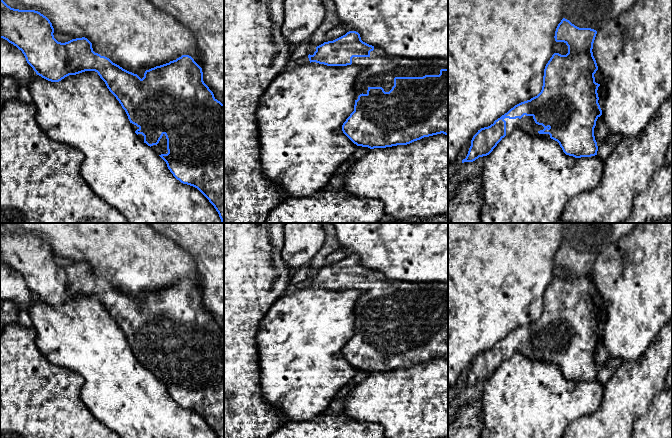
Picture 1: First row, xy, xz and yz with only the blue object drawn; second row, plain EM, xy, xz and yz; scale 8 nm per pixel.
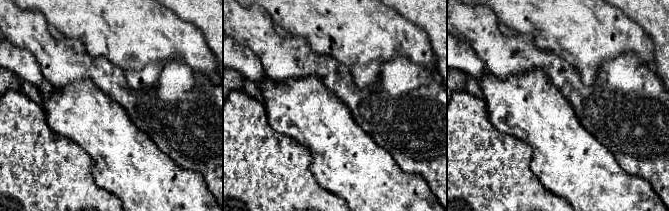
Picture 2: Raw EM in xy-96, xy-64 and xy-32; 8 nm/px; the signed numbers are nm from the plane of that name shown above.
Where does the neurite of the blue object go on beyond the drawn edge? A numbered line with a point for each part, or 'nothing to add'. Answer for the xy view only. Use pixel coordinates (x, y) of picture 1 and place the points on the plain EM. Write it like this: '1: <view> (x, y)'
1: xy (161, 372)

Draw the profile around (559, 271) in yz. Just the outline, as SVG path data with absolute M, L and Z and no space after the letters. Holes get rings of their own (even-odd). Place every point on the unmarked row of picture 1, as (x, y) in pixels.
M555 266L554 276L561 279L566 279L568 277L568 270L564 266Z

